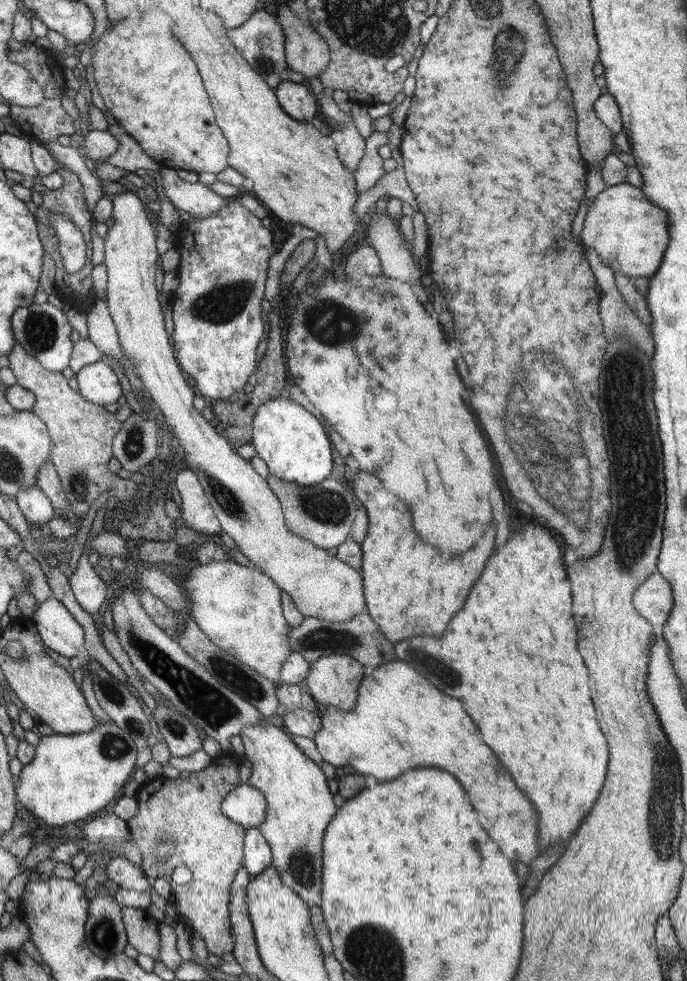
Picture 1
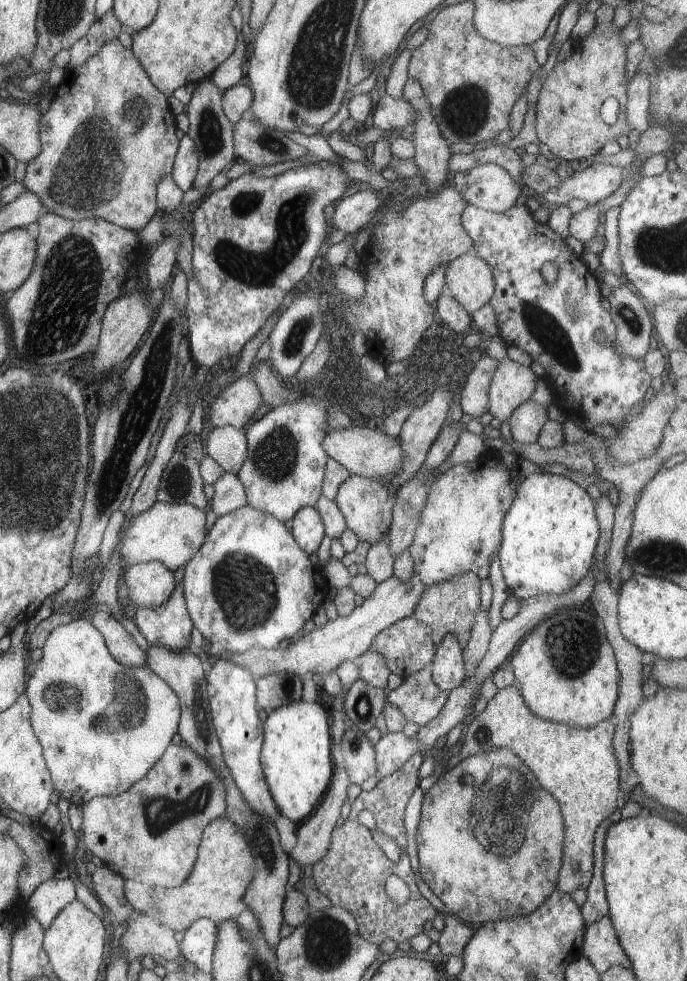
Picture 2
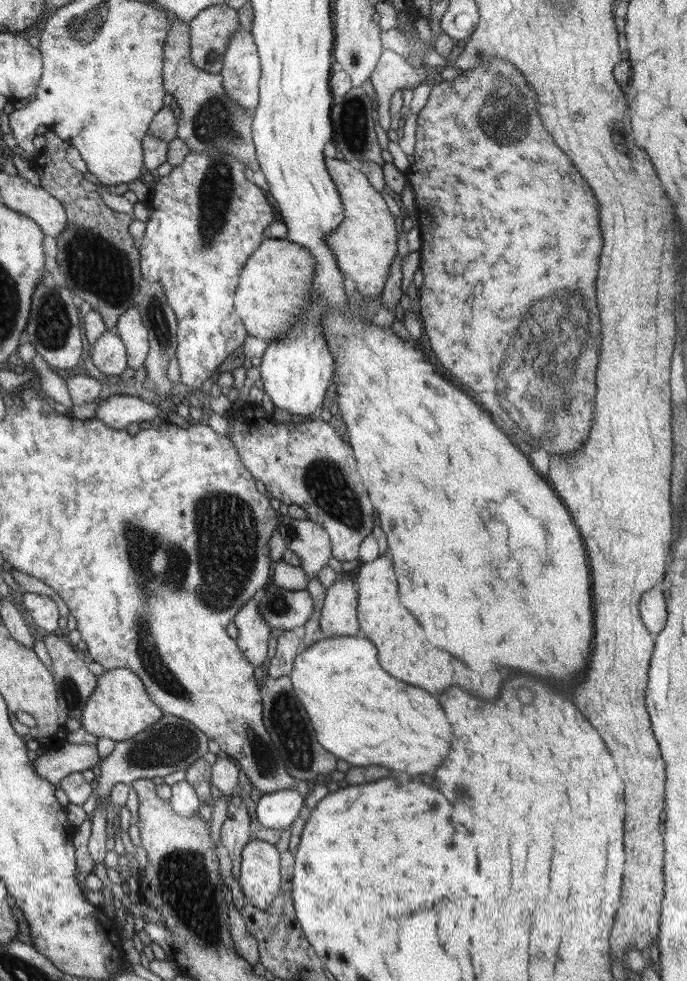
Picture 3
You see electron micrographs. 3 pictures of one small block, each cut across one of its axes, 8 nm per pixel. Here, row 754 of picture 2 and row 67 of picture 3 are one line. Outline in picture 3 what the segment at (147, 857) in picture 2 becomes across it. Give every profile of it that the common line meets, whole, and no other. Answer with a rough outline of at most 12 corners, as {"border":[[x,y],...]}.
{"border":[[169,18],[161,81],[176,137],[256,164],[253,112],[191,64],[189,23]]}

